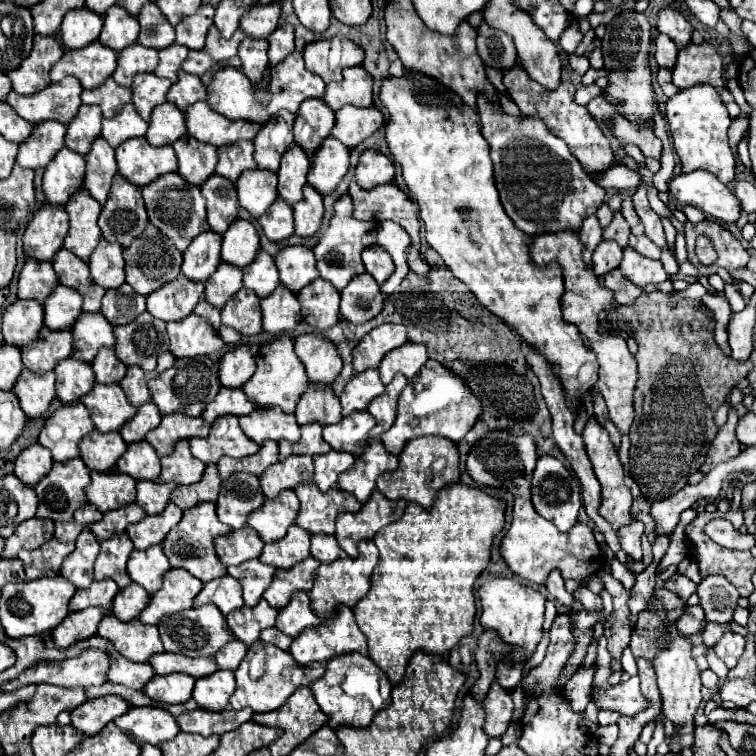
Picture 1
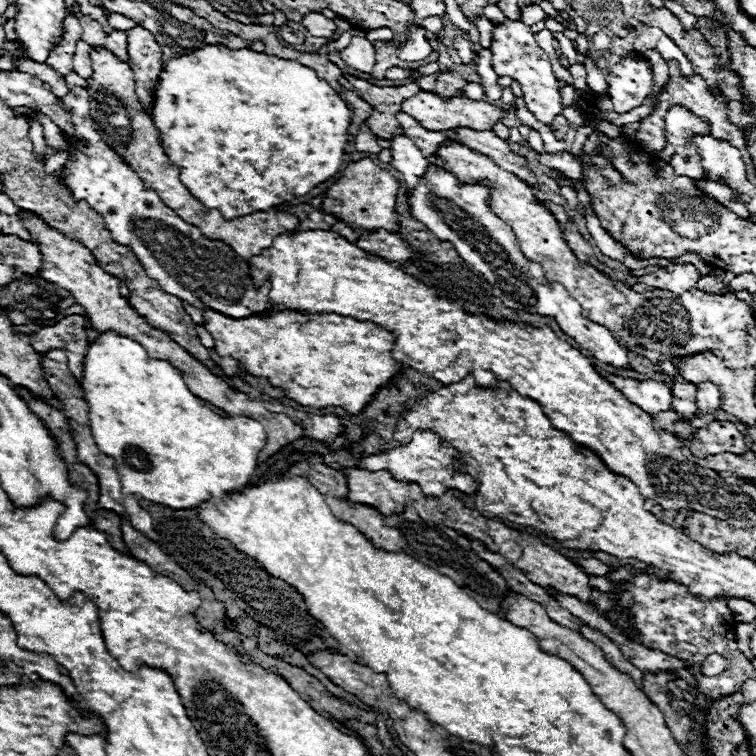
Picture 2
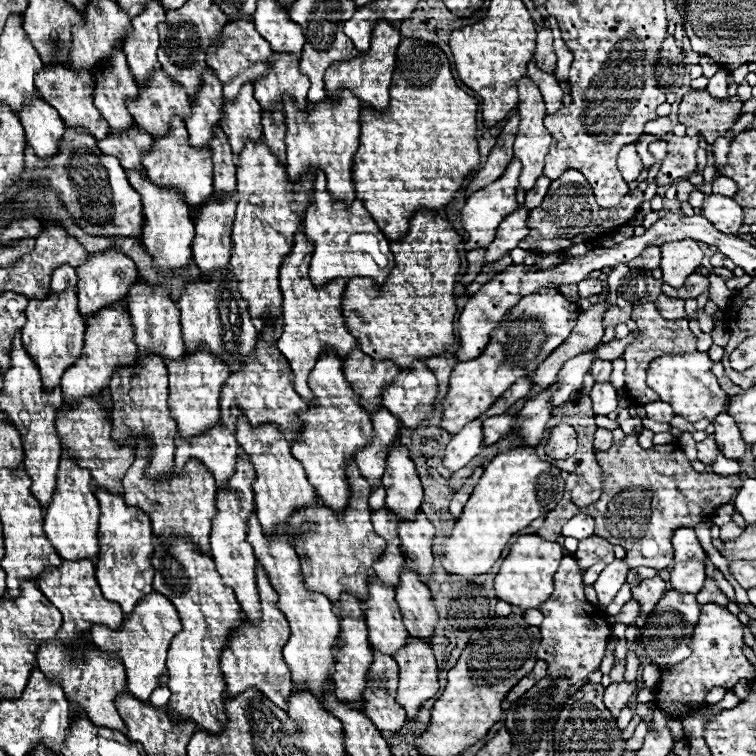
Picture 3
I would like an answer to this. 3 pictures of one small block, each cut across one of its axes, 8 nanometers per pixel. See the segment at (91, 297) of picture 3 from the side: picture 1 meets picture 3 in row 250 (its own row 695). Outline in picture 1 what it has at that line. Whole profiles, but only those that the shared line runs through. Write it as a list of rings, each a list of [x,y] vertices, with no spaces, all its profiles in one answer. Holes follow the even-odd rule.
[[[108,694],[108,696],[92,698],[72,710],[72,726],[78,728],[80,732],[84,732],[86,736],[94,736],[108,722],[112,722],[114,718],[128,712],[128,708],[130,708],[130,704],[122,696]]]

